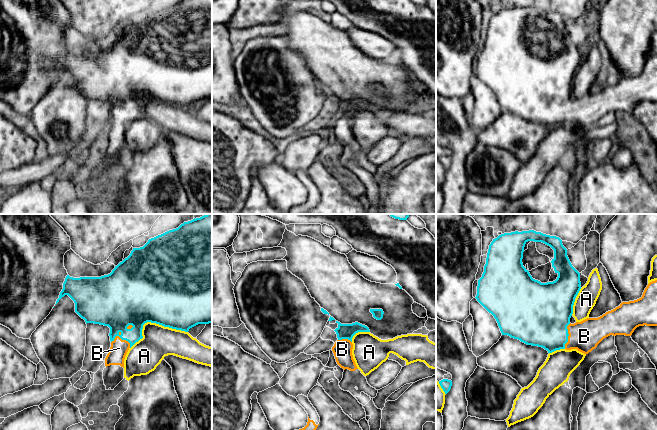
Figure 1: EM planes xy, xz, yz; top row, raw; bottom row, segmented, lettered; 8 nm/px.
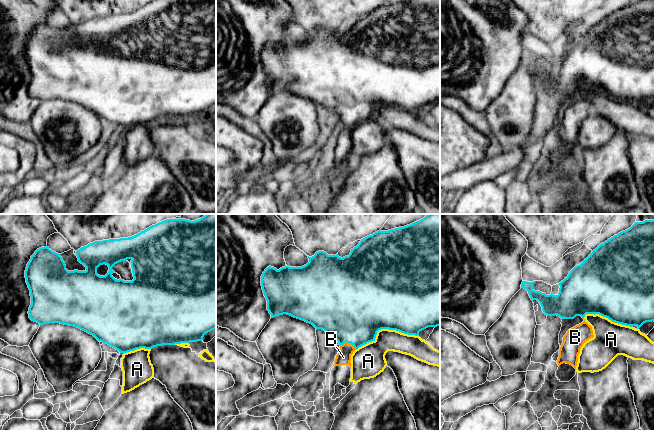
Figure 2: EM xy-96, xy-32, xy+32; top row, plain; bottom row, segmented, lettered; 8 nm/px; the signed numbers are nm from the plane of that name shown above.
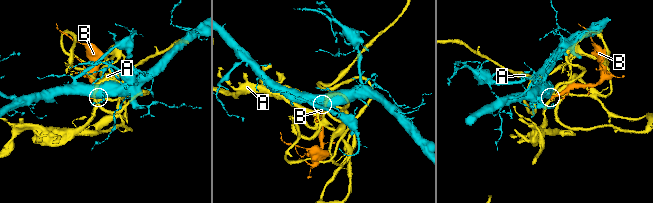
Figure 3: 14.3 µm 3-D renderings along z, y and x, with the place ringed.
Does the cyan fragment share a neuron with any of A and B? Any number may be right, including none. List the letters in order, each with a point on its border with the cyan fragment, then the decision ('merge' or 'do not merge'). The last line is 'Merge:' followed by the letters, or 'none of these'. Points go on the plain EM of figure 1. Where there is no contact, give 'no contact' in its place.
A: xy (153, 98) | do not merge
B: xy (122, 115) | merge
Merge: B

